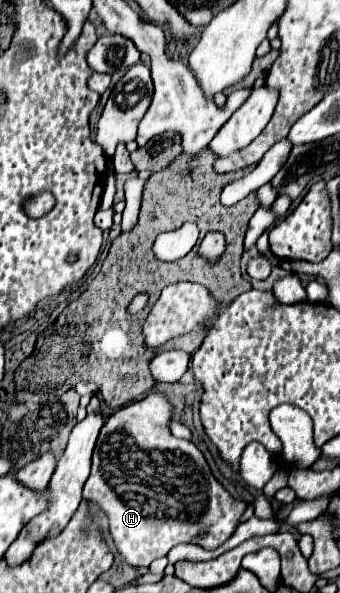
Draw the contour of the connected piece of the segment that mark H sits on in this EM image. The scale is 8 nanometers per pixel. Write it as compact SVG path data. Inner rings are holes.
M155 390L141 402L133 402L113 412L97 438L91 476L83 488L83 498L95 502L107 514L109 532L119 554L133 566L149 566L155 558L165 556L179 542L193 542L205 550L219 548L233 536L247 508L247 502L235 500L213 476L203 452L193 442L173 438L173 434L169 434L169 422L175 416L173 410L175 406L169 402L167 394ZM199 532L205 536L201 538Z

